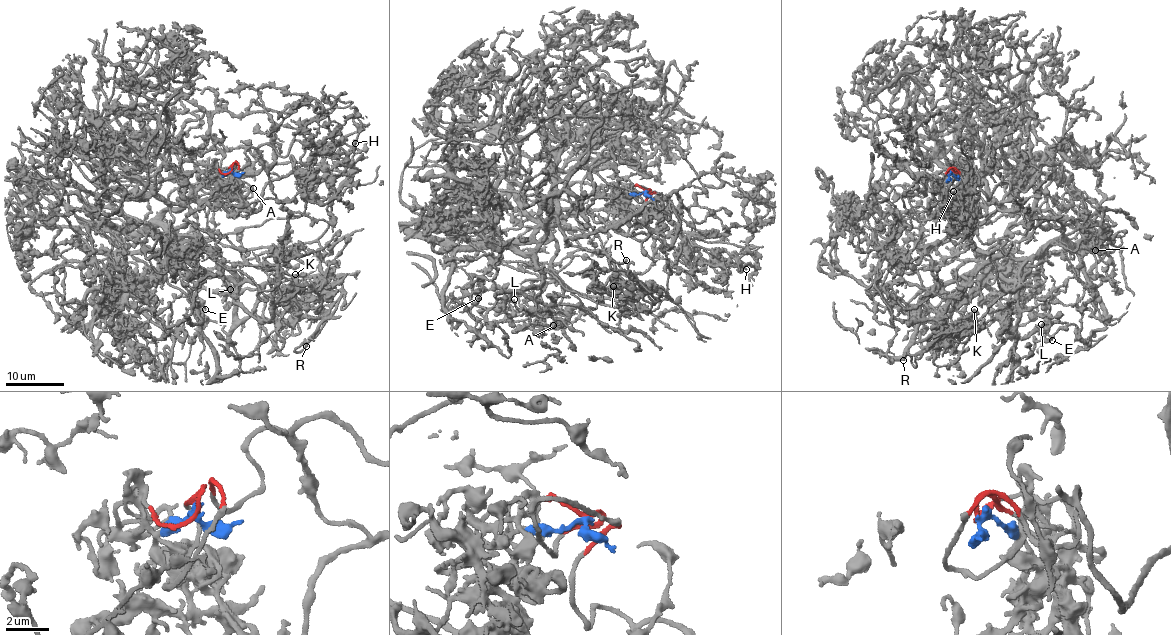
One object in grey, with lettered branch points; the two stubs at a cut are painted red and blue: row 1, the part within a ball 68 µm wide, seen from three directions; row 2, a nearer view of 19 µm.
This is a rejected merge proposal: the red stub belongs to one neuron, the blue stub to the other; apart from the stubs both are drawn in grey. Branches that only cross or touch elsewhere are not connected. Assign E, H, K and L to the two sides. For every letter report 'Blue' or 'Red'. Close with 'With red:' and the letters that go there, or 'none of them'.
E: Blue
H: Red
K: Red
L: Blue
With red: H, K

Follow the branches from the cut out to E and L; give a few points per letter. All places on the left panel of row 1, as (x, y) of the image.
E: (231, 172), (215, 184), (224, 203), (182, 197), (163, 216), (167, 278), (198, 320), (193, 300), (205, 310)
L: (231, 172), (215, 184), (224, 203), (182, 197), (163, 216), (237, 276), (228, 334), (230, 289)

